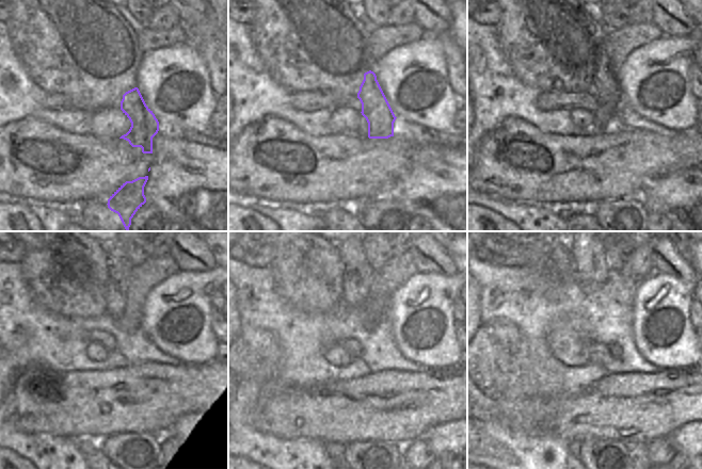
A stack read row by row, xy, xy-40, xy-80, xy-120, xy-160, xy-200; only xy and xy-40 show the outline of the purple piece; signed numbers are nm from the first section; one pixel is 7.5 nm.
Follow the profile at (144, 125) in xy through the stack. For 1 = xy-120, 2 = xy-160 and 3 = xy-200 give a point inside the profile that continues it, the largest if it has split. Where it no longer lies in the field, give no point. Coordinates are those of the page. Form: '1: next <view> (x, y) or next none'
1: next xy-120 (120, 267)
2: next xy-160 (357, 276)
3: next xy-200 (590, 270)

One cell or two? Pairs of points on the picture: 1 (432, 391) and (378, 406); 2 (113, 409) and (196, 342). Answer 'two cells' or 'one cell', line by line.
1: one cell
2: two cells

